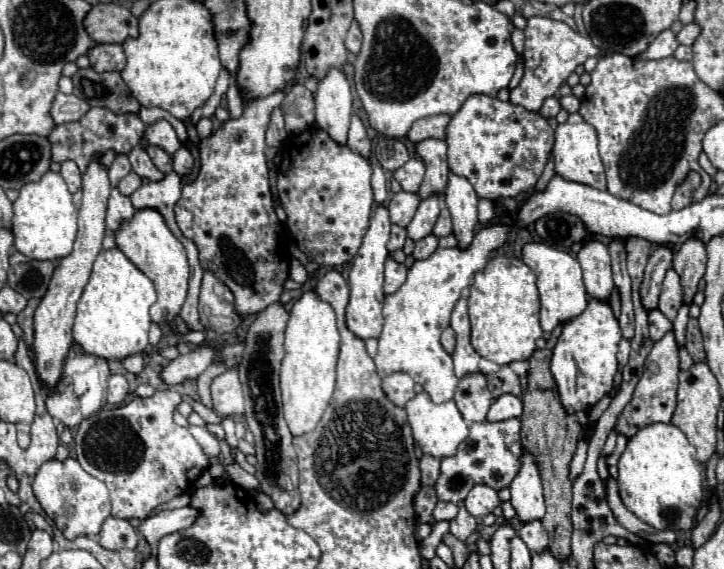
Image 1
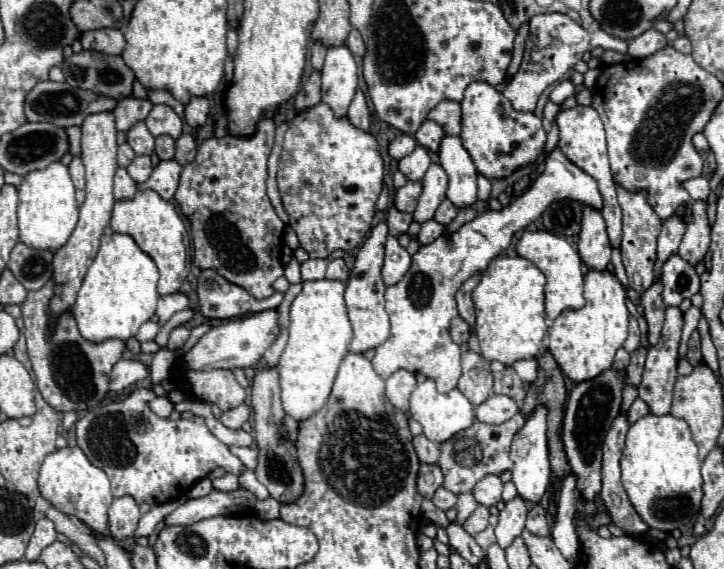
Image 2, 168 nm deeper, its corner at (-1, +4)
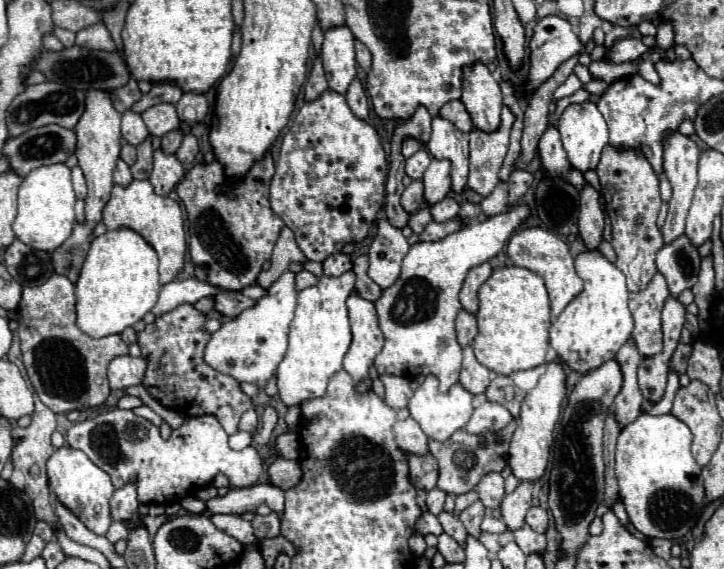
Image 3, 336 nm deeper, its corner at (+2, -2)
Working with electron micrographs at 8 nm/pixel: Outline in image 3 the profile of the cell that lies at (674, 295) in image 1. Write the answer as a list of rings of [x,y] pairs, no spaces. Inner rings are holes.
[[[681,236],[657,252],[657,270],[665,276],[671,296],[697,284],[701,258],[689,238]]]

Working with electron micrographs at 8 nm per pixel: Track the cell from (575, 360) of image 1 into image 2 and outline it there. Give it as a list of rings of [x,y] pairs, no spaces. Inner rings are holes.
[[[588,270],[584,276],[584,294],[586,304],[578,310],[562,312],[548,330],[548,348],[572,382],[592,380],[600,372],[608,370],[616,350],[628,336],[630,312],[626,308],[626,290],[616,274],[610,270]]]

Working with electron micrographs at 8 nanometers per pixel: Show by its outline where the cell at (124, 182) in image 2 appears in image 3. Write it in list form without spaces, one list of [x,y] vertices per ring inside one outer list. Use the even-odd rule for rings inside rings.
[[[119,160],[117,168],[115,168],[115,174],[113,174],[113,182],[119,184],[119,186],[129,186],[131,180],[133,180],[133,176],[129,172],[129,166],[123,160]]]

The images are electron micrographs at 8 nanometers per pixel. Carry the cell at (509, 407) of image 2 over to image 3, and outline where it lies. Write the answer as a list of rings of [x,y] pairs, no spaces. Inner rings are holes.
[[[487,400],[473,410],[473,416],[471,416],[469,424],[465,426],[465,430],[469,430],[469,434],[497,432],[497,430],[505,428],[511,420],[513,420],[513,416],[509,414],[509,410],[505,406]]]

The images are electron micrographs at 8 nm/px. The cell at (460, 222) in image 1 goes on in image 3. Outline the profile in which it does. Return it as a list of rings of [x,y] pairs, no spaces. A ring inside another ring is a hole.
[[[441,116],[433,118],[433,134],[427,142],[429,152],[437,160],[451,162],[451,190],[461,194],[467,186],[469,176],[469,140],[461,134],[451,122],[445,122]]]

